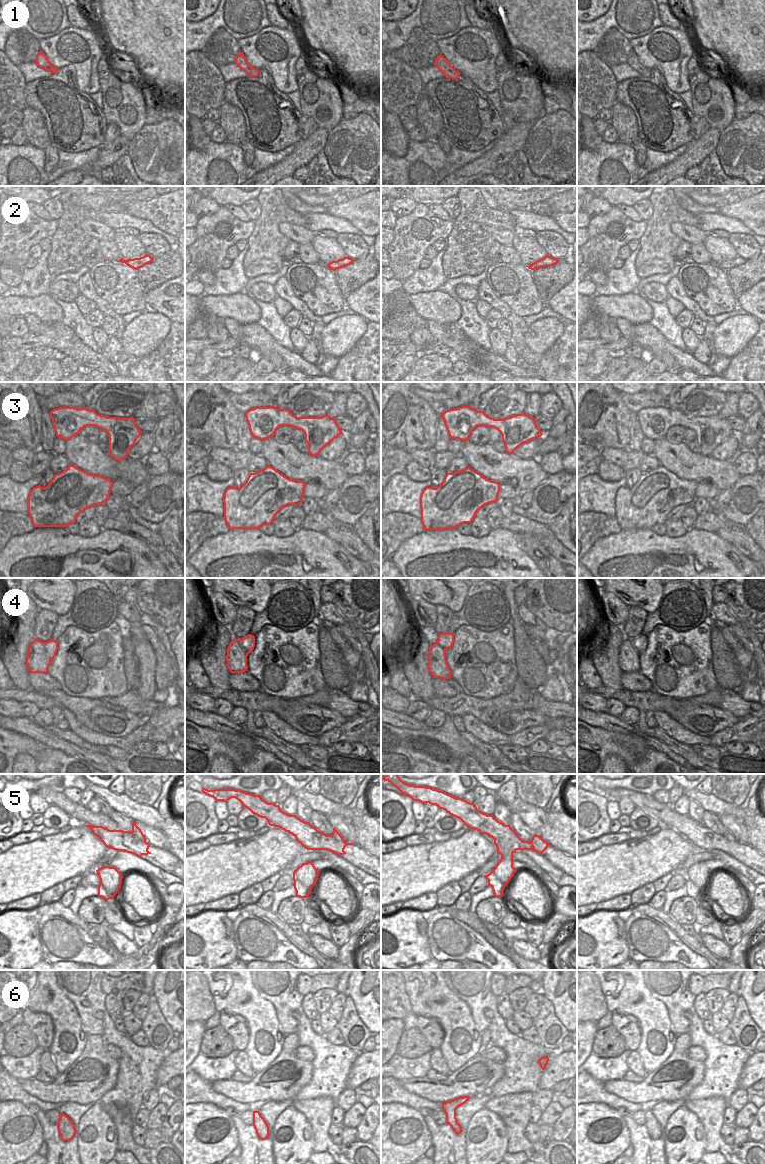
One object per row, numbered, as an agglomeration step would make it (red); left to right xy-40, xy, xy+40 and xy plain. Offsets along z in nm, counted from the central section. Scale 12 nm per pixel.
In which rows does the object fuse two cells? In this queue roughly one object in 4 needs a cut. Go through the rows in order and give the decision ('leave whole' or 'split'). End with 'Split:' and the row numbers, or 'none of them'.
1: leave whole
2: leave whole
3: leave whole
4: split
5: split
6: leave whole
Split: 4, 5

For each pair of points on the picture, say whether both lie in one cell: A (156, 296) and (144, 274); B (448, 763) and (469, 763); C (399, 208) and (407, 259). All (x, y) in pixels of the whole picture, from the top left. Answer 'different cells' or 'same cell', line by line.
A: different cells
B: different cells
C: different cells

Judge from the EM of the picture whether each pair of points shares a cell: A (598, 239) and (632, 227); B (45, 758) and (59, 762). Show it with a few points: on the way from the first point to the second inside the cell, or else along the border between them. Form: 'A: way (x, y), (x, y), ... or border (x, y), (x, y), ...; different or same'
A: way (606, 238), (617, 238), (624, 234); same
B: way (48, 761), (56, 762); same

